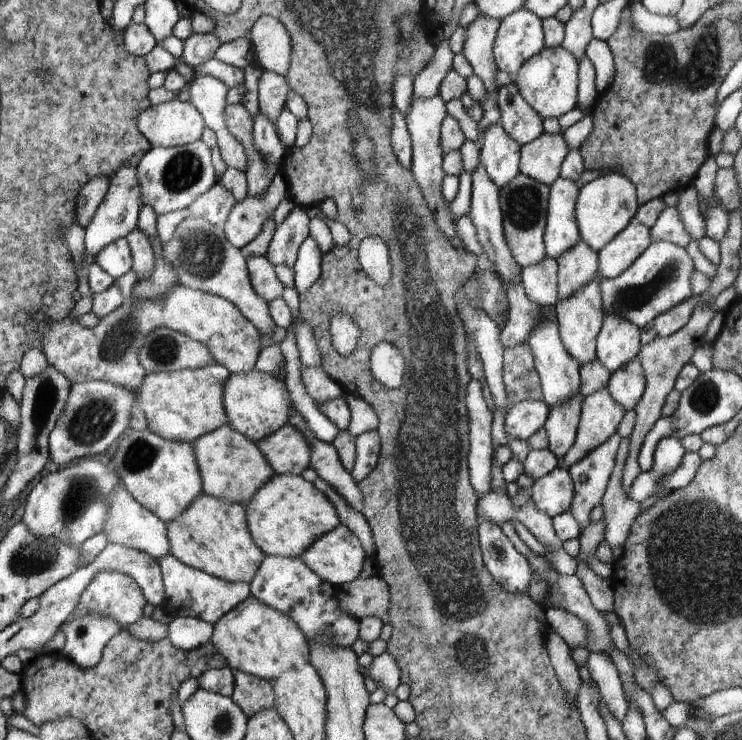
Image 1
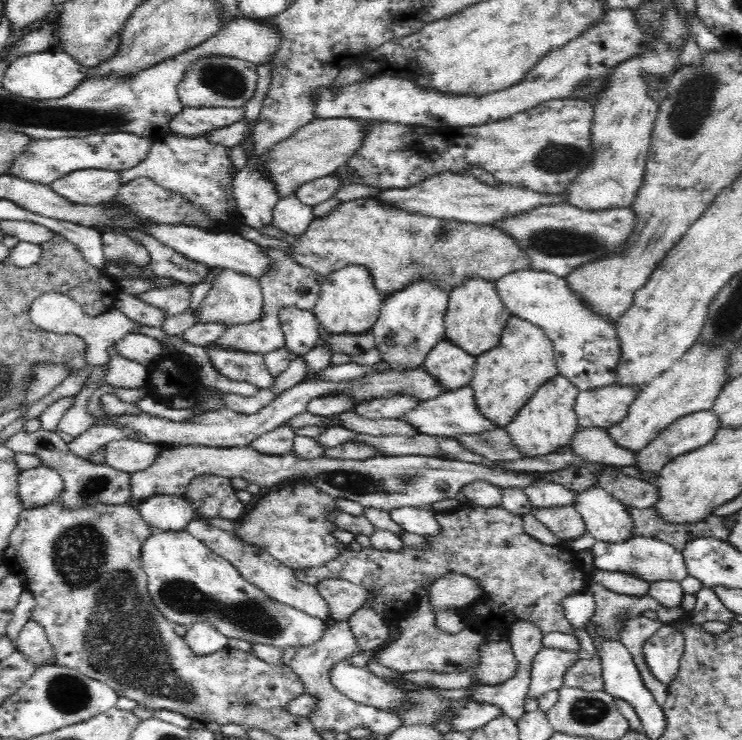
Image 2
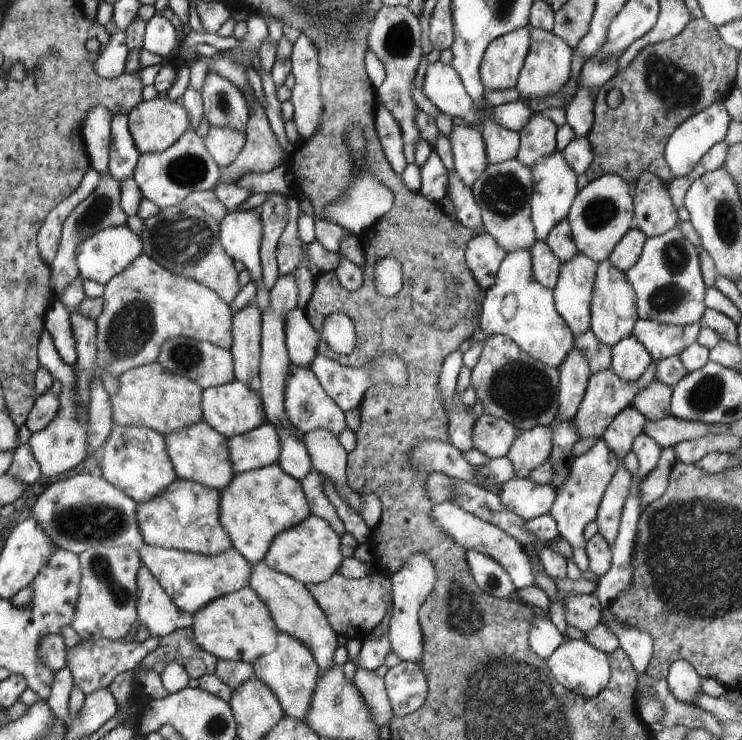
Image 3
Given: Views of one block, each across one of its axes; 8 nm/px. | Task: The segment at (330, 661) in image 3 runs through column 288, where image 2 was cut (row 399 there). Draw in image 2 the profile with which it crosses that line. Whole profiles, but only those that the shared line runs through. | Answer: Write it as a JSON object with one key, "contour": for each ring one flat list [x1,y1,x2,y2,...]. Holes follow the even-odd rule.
{"contour":[[620,383,579,391,574,402,578,426,608,429,622,422,639,391,638,387]]}

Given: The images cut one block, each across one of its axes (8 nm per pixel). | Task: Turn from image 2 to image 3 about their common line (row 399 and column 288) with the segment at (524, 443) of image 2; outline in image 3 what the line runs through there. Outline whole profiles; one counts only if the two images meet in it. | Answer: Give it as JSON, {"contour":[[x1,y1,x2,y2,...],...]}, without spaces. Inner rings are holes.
{"contour":[[312,514,300,524,280,532,270,543,264,558,272,570,287,574,302,584,328,580,332,574,339,572,342,560,344,556,340,552,340,536,327,521]]}

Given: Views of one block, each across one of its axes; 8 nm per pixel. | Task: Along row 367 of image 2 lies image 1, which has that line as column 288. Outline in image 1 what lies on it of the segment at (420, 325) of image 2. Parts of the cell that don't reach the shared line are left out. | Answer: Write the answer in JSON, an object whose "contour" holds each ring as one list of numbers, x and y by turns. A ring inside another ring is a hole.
{"contour":[[256,371,248,374,232,373,228,380,224,382,222,400,228,425,252,442,268,438,278,428,282,428,284,424,288,423,290,406,293,406,290,391,285,382,282,382,276,376,272,376,272,374]]}

